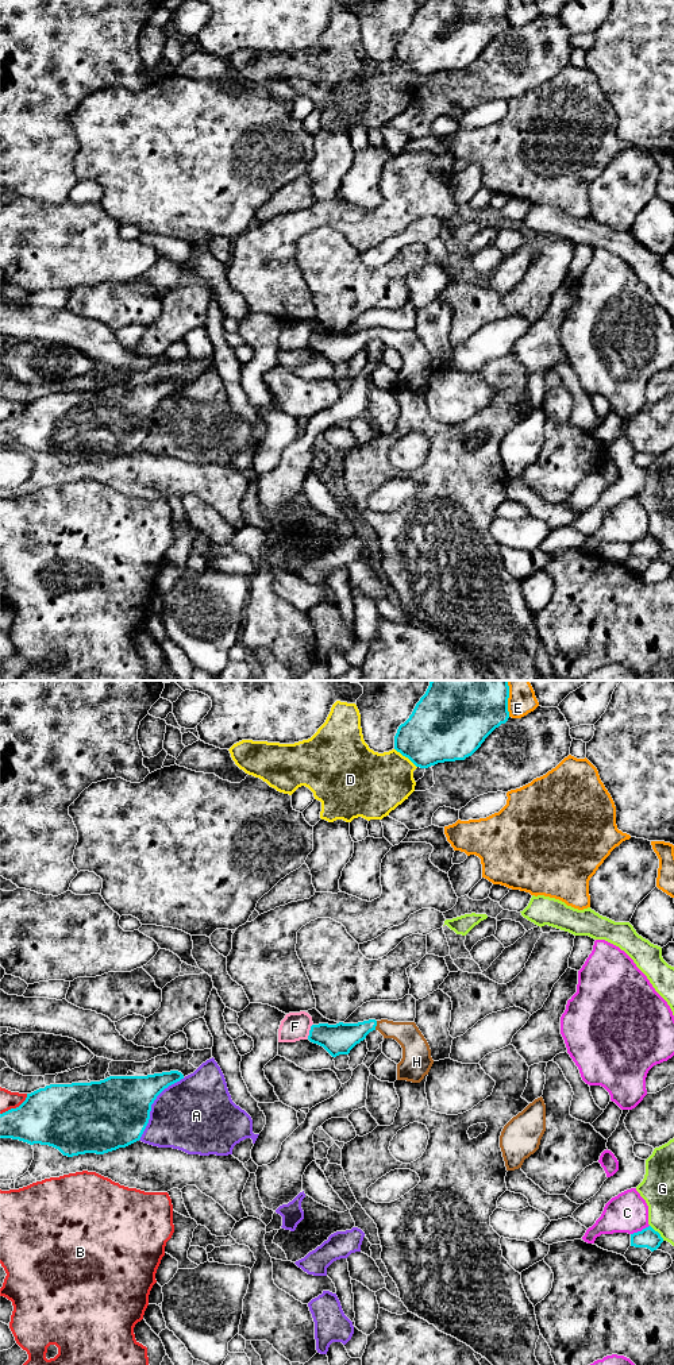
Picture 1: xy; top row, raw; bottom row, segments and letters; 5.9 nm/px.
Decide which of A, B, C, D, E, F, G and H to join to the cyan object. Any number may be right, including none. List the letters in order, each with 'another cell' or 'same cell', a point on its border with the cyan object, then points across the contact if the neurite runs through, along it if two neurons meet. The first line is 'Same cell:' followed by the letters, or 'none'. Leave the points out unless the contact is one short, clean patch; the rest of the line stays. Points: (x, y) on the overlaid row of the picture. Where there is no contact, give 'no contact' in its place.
Same cell: H
A: another cell; meets cyan in xy at (151, 1103)
B: another cell; meets cyan in xy at (16, 1107)
C: another cell; meets cyan in xy at (639, 1232)
D: another cell; meets cyan in xy at (405, 756)
E: another cell; meets cyan in xy at (508, 697)
F: another cell; meets cyan in xy at (309, 1030); border along xy (312, 1024), (307, 1037)
G: another cell; meets cyan in xy at (658, 1233)
H: same cell; meets cyan in xy at (376, 1025); runs through xy (339, 1038), (376, 1025), (407, 1034)

